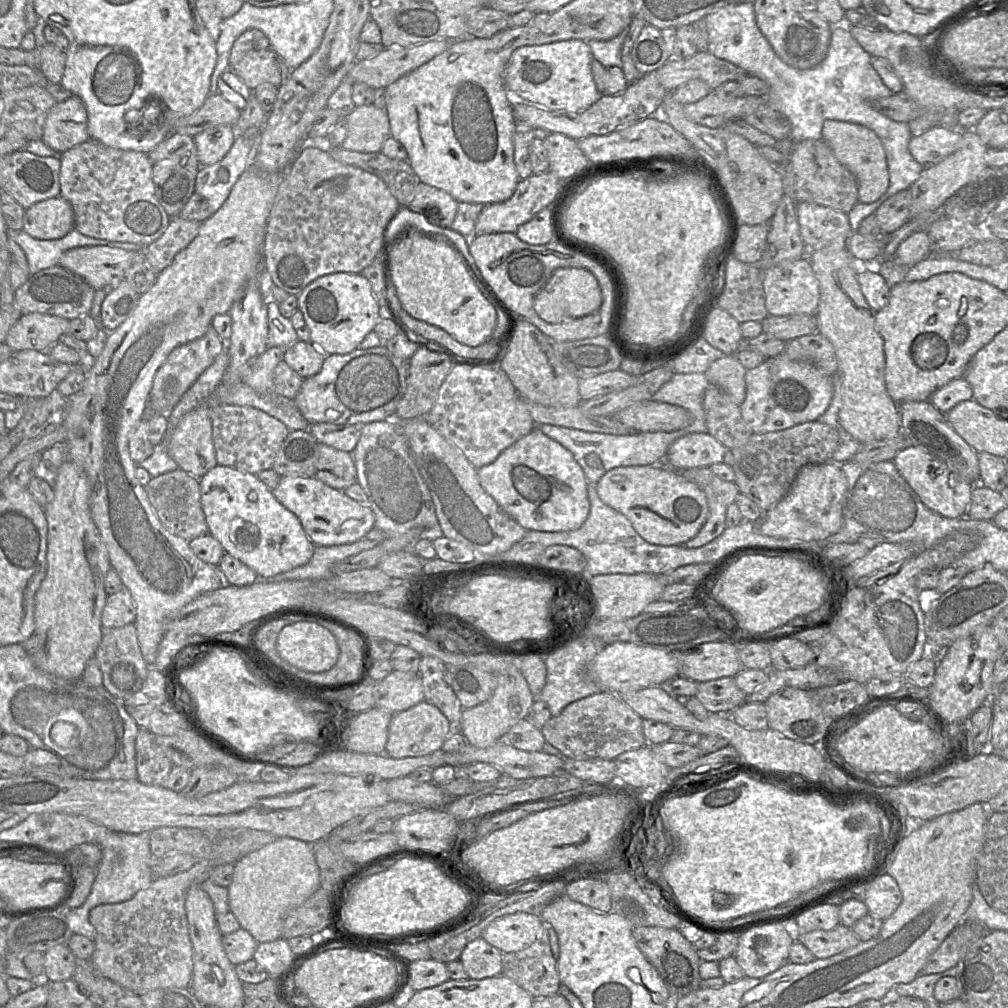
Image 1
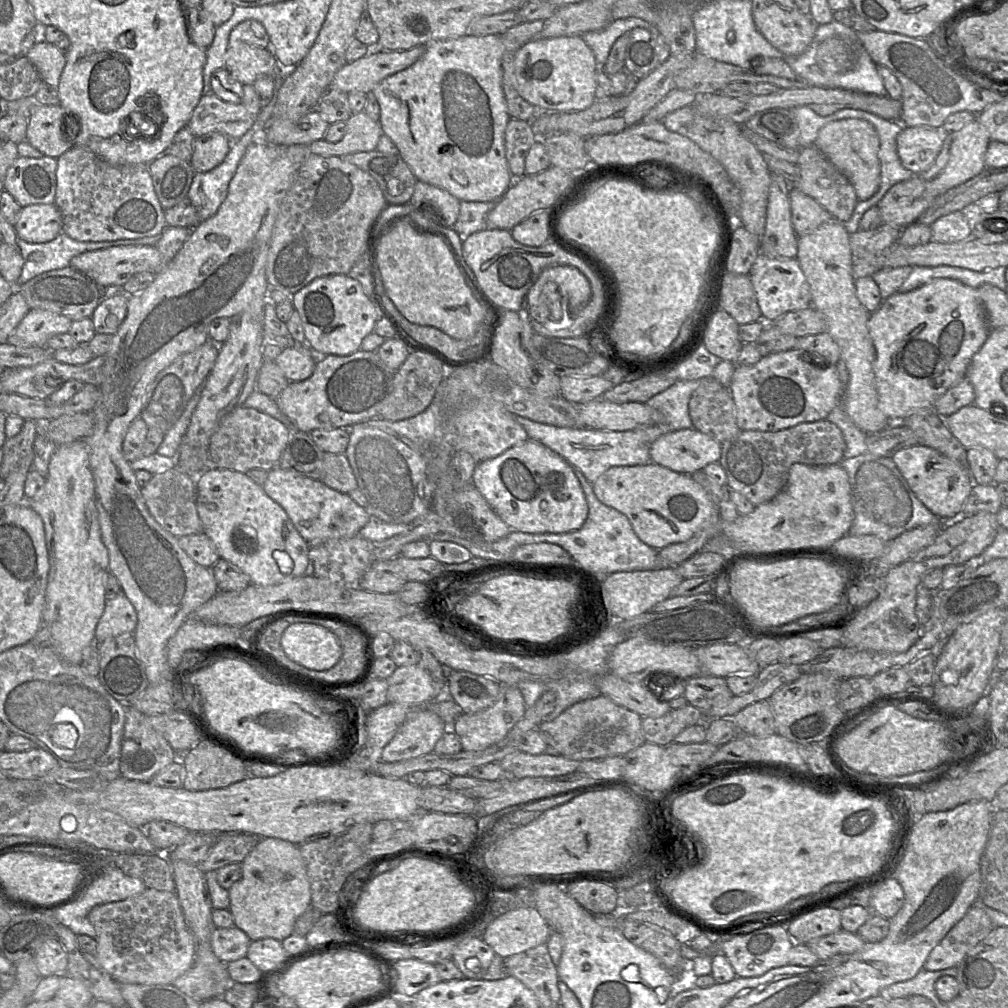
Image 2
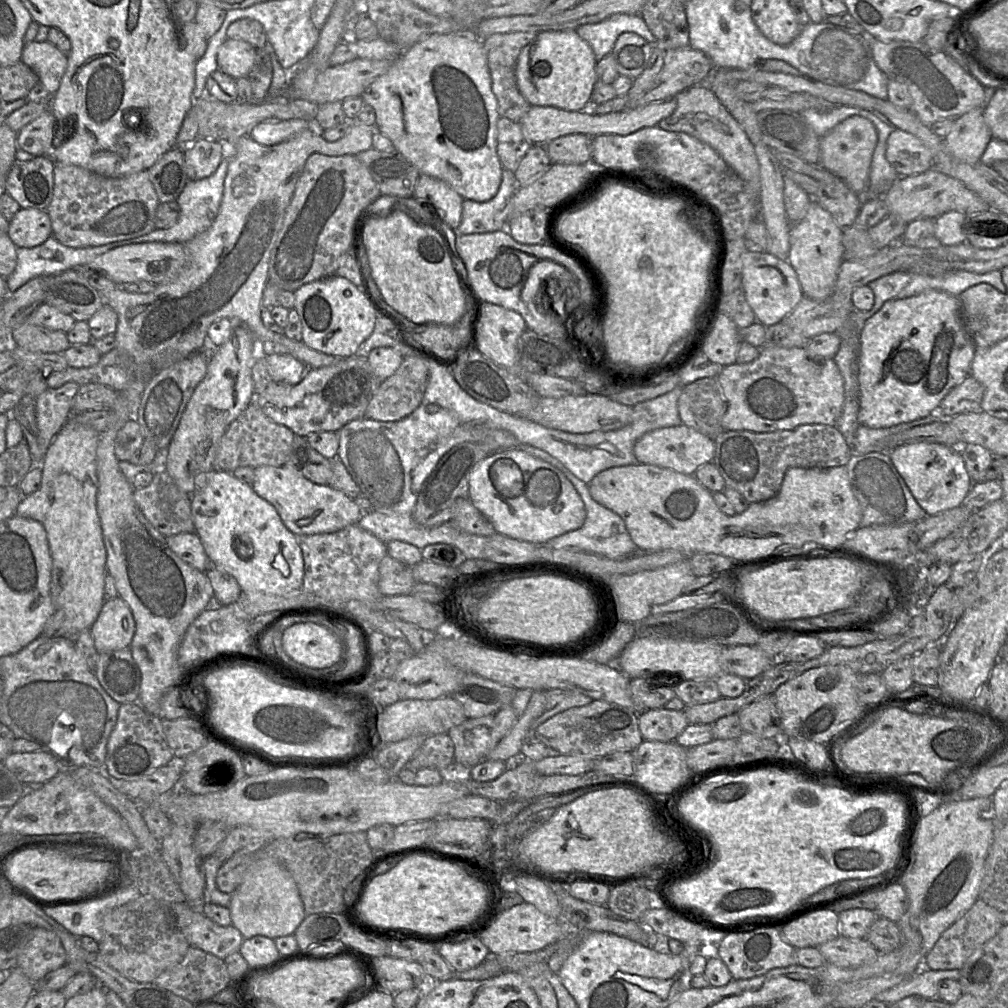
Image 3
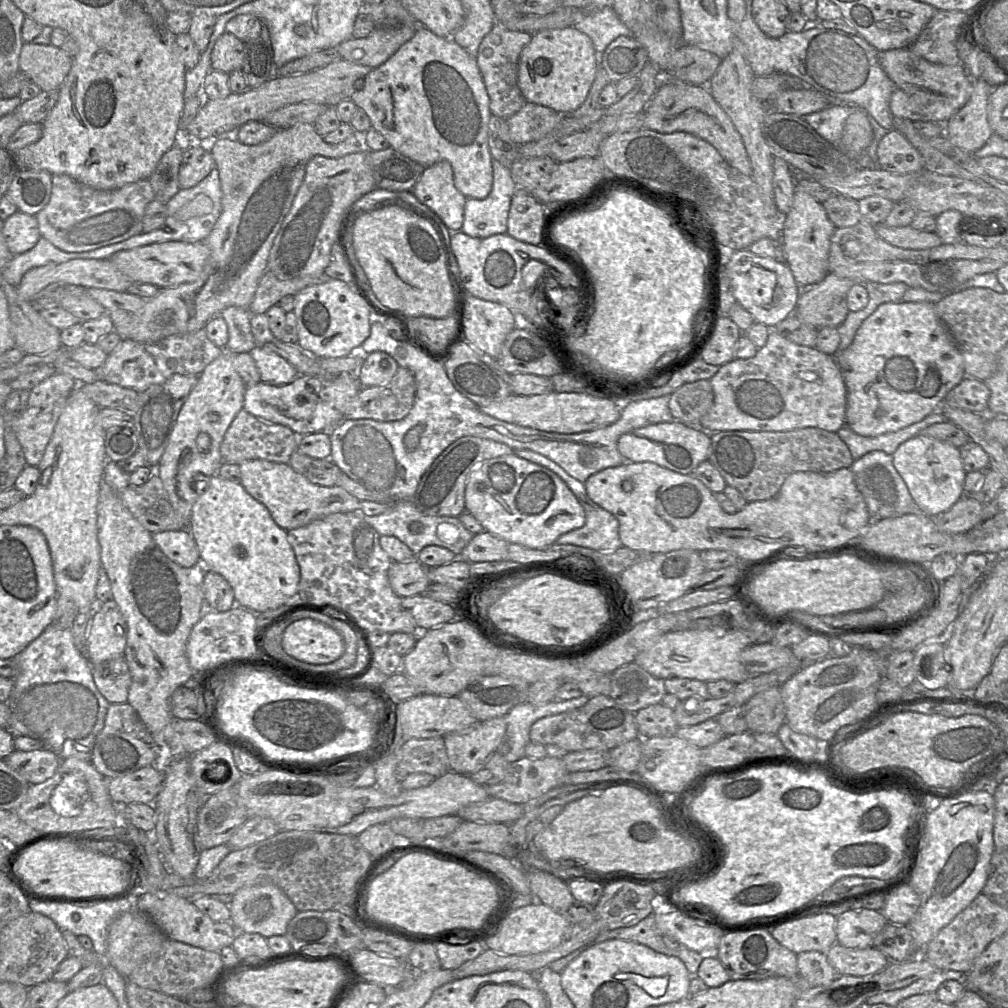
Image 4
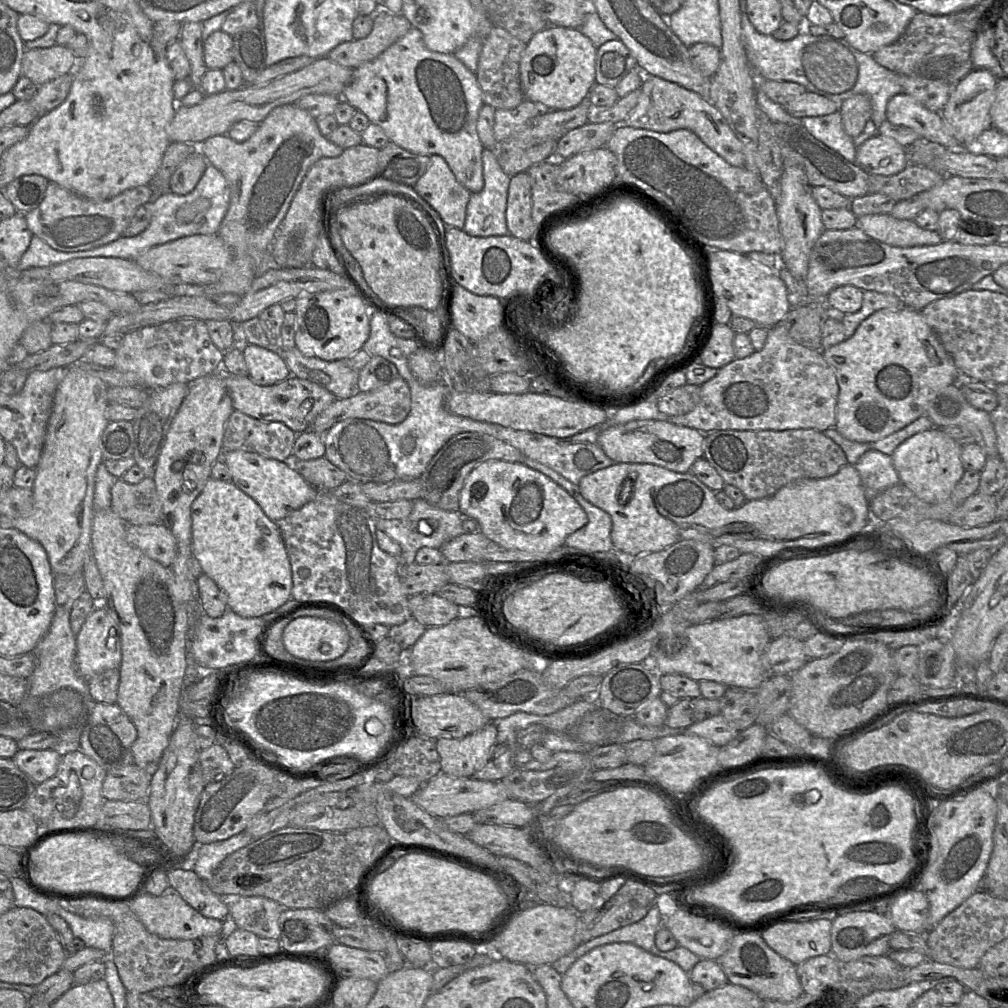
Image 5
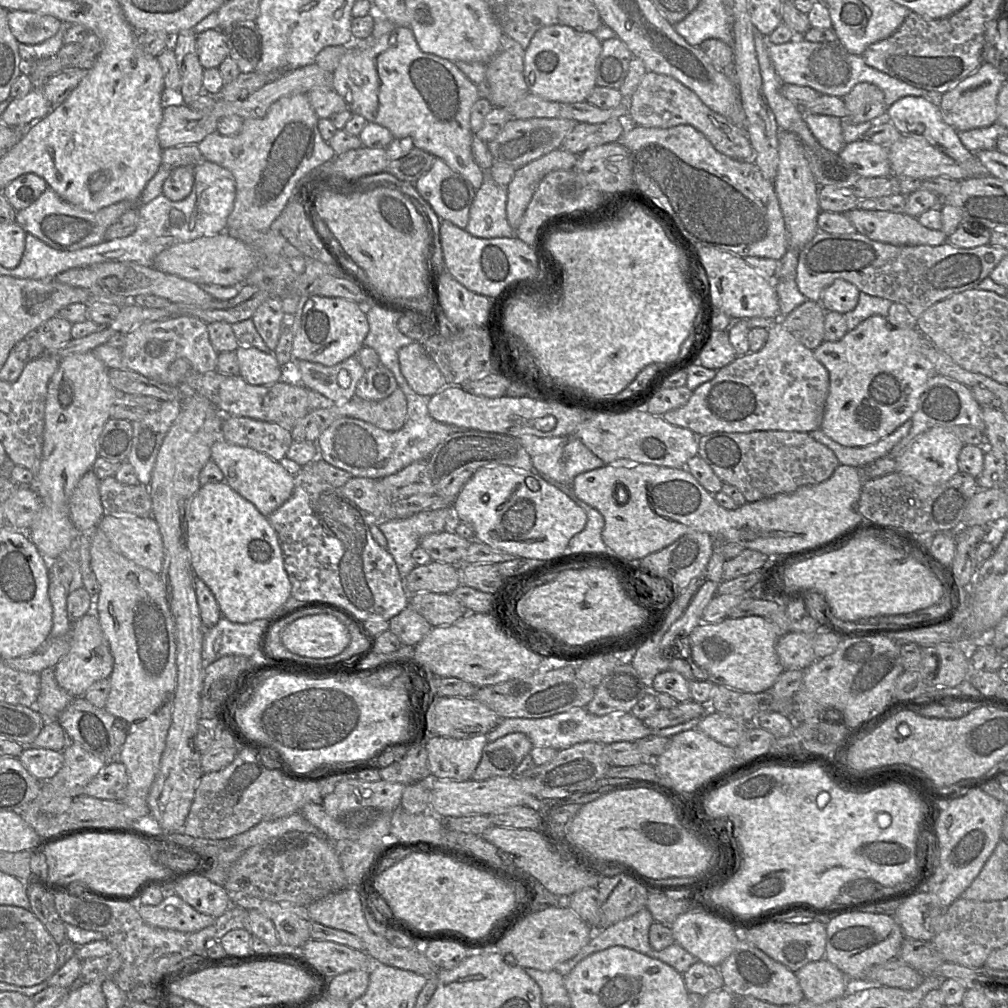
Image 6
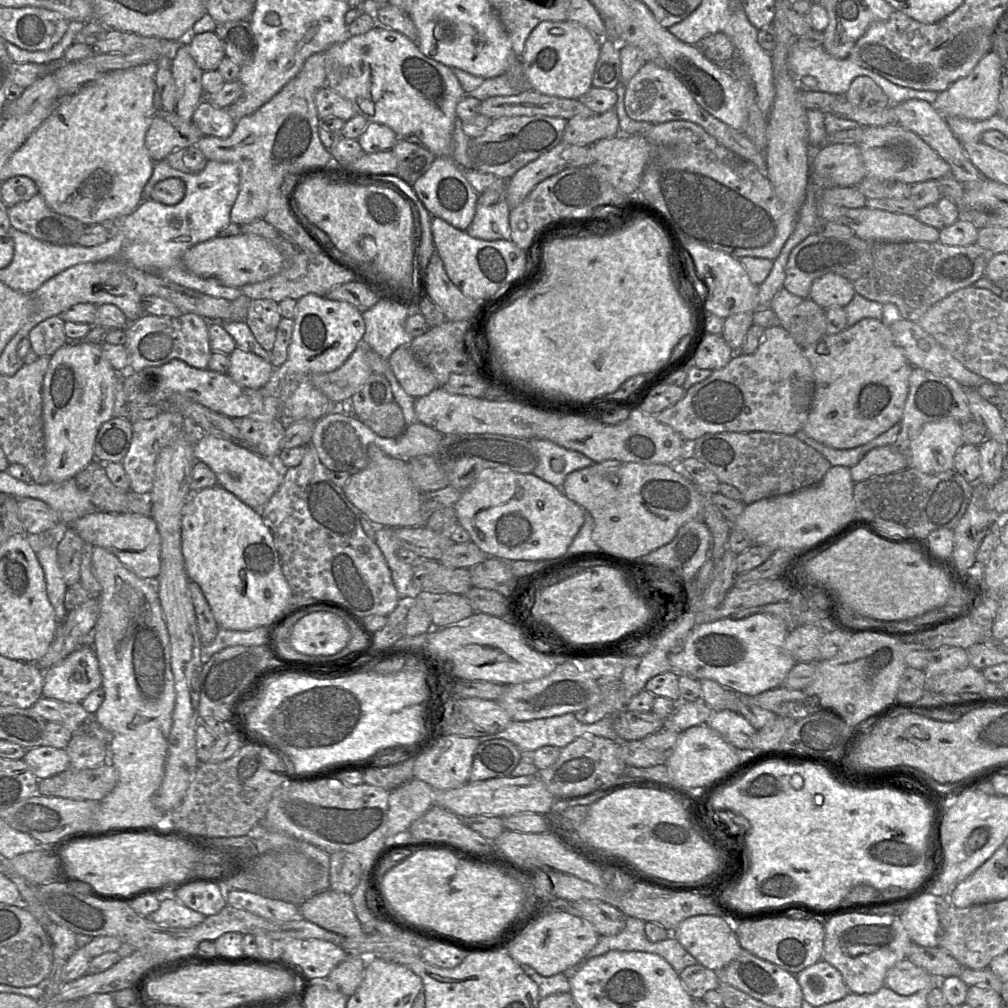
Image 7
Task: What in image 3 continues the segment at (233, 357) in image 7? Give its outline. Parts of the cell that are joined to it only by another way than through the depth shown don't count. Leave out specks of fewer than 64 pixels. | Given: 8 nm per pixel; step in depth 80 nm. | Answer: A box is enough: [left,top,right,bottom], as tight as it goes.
[264,354,308,384]

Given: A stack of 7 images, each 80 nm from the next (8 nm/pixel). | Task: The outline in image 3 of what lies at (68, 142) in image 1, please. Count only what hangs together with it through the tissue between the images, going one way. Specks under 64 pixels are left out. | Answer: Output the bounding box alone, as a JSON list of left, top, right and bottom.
[16,110,55,156]

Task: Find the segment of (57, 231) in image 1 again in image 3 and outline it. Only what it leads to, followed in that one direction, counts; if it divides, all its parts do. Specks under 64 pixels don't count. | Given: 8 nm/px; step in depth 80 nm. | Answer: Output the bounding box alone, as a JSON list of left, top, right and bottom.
[7,208,52,247]

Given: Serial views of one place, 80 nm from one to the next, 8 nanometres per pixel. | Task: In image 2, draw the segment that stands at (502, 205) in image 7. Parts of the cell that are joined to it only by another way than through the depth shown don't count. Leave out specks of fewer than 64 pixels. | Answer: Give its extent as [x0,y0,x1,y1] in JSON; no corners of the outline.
[454,201,497,237]

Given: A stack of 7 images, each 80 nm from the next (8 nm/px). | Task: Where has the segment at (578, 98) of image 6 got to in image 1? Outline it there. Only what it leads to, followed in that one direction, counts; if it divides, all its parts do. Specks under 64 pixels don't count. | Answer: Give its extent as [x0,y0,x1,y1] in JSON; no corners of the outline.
[505,40,600,112]

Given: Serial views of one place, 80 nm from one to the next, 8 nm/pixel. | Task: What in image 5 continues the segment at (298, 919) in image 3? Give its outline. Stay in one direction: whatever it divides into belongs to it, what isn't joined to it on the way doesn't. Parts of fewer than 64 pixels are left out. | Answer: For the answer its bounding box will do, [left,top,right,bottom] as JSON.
[223,896,286,939]

